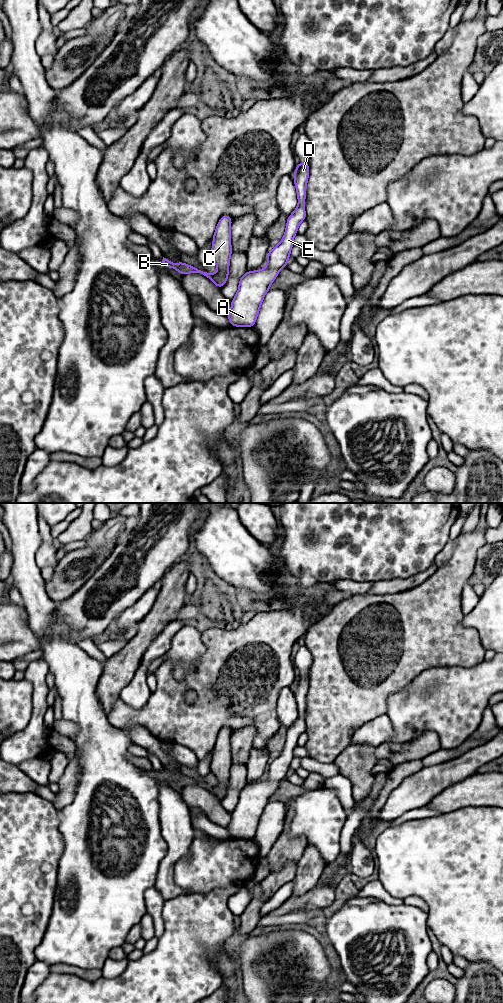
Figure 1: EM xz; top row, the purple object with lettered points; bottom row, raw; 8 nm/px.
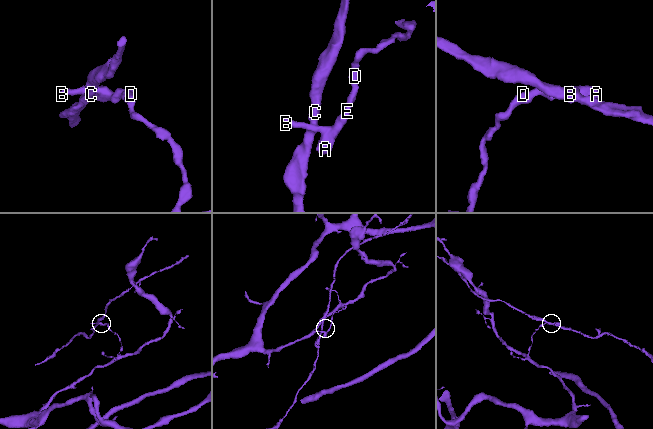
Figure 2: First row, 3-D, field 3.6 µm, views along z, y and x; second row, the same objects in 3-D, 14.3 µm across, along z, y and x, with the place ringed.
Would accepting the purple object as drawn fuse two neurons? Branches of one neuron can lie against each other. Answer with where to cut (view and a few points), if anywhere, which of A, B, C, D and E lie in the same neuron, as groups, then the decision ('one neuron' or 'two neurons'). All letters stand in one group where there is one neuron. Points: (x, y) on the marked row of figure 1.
cut in xz along (215, 274), (210, 278); A B D E / C; two neurons

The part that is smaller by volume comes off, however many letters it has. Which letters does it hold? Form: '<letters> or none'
C

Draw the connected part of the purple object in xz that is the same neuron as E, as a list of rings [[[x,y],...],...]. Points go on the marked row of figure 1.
[[[309,161],[298,163],[293,175],[297,190],[298,206],[287,218],[285,234],[280,243],[267,254],[267,267],[256,271],[247,271],[239,280],[239,289],[231,301],[231,310],[227,315],[230,324],[236,327],[254,327],[263,298],[271,288],[271,283],[279,271],[286,267],[293,247],[293,238],[300,223],[305,220],[304,202],[309,177]]]

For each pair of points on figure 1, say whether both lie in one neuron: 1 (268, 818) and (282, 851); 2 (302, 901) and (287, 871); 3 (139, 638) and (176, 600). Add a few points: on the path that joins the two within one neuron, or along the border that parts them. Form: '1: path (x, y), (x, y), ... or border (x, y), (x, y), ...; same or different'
1: border (286, 820), (282, 832), (265, 856); different
2: border (319, 881), (306, 892), (292, 895); different
3: path (147, 629), (167, 609); same

